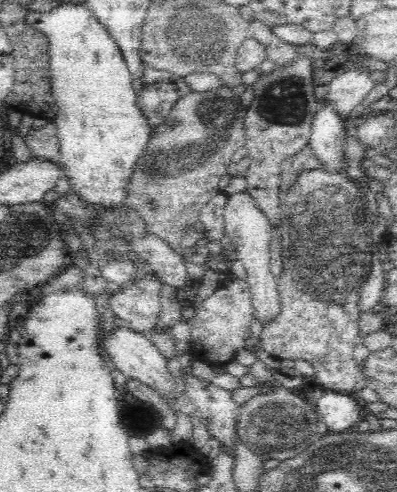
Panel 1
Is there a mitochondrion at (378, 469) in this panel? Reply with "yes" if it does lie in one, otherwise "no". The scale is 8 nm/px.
yes

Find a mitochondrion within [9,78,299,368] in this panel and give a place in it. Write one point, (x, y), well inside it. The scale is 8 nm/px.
(212, 126)

